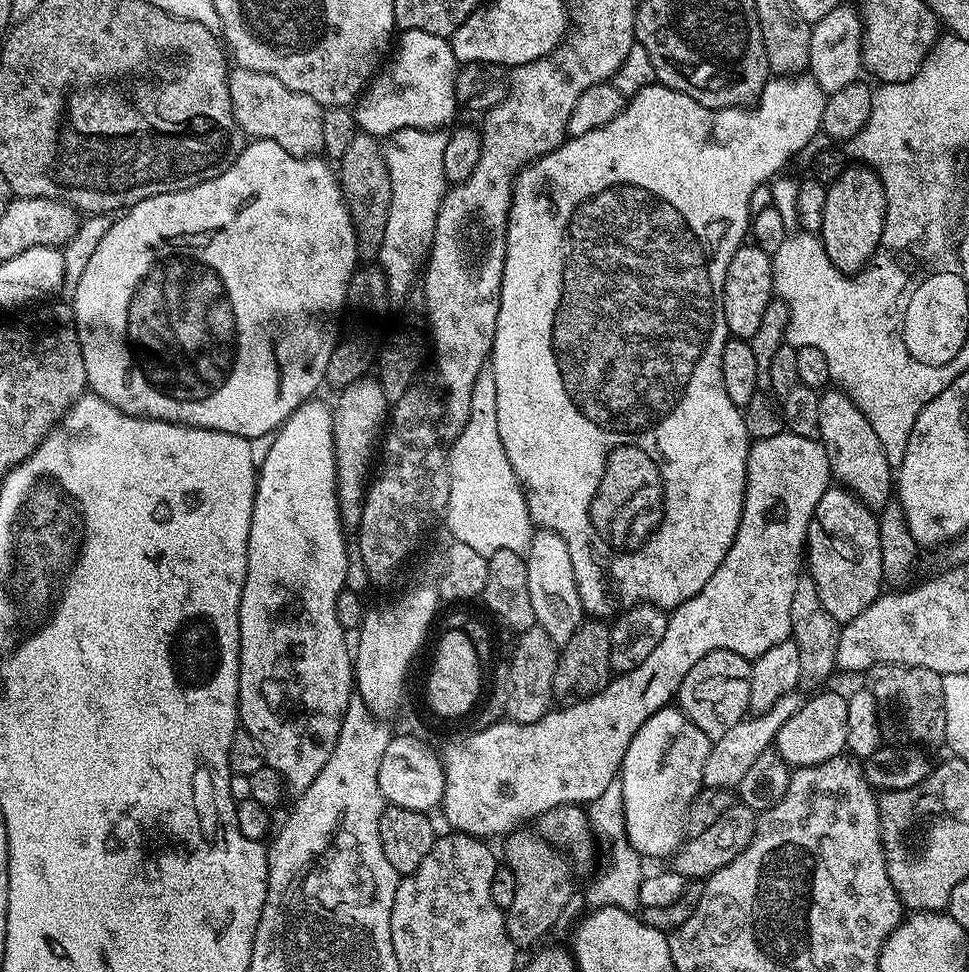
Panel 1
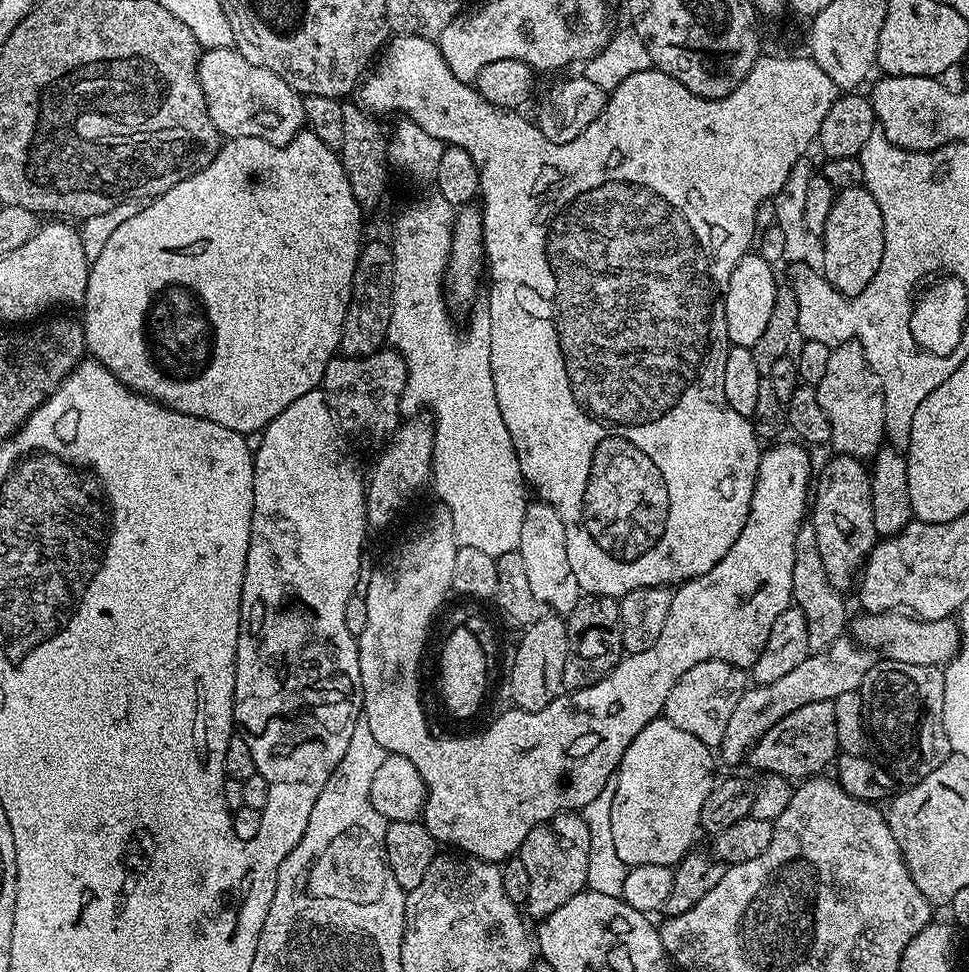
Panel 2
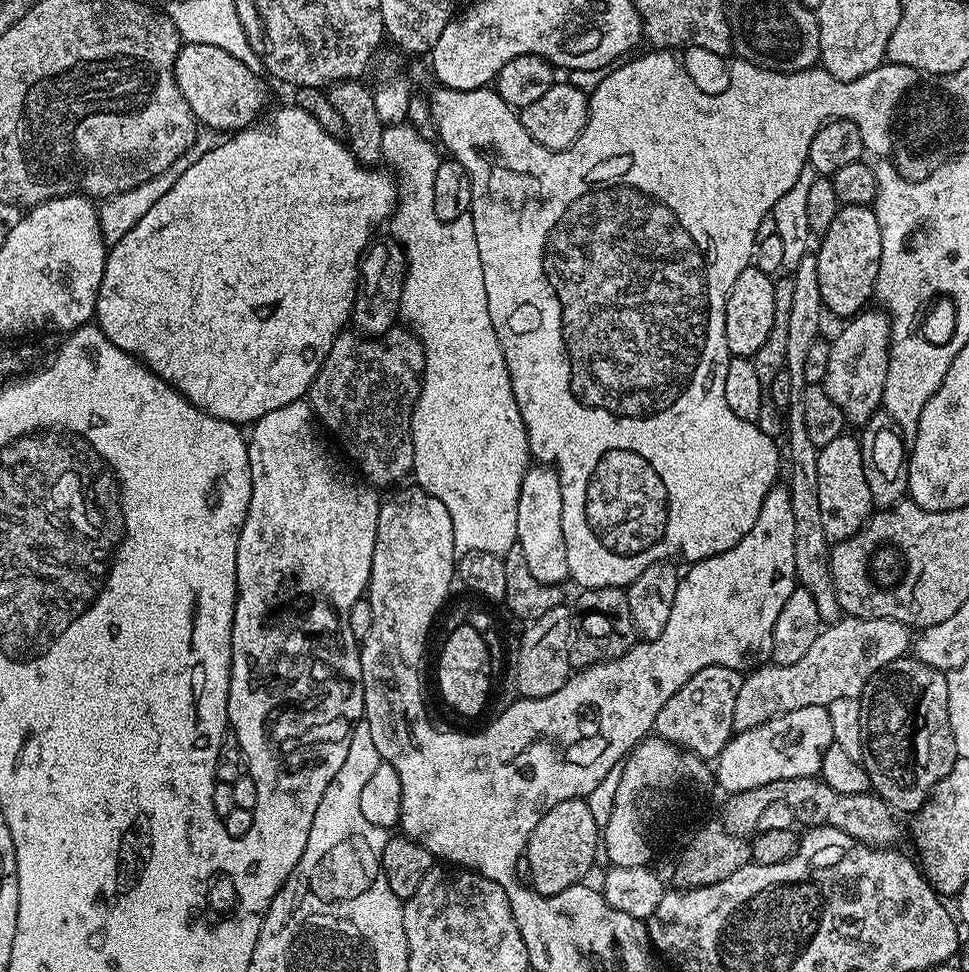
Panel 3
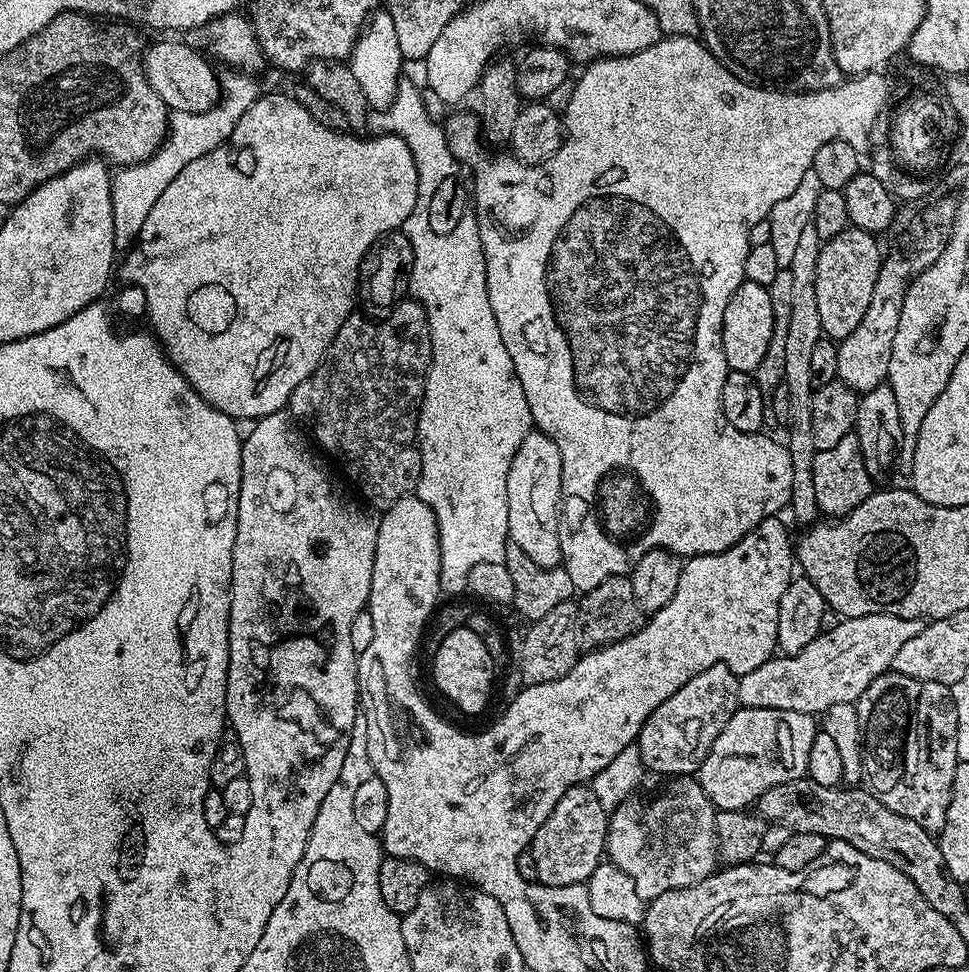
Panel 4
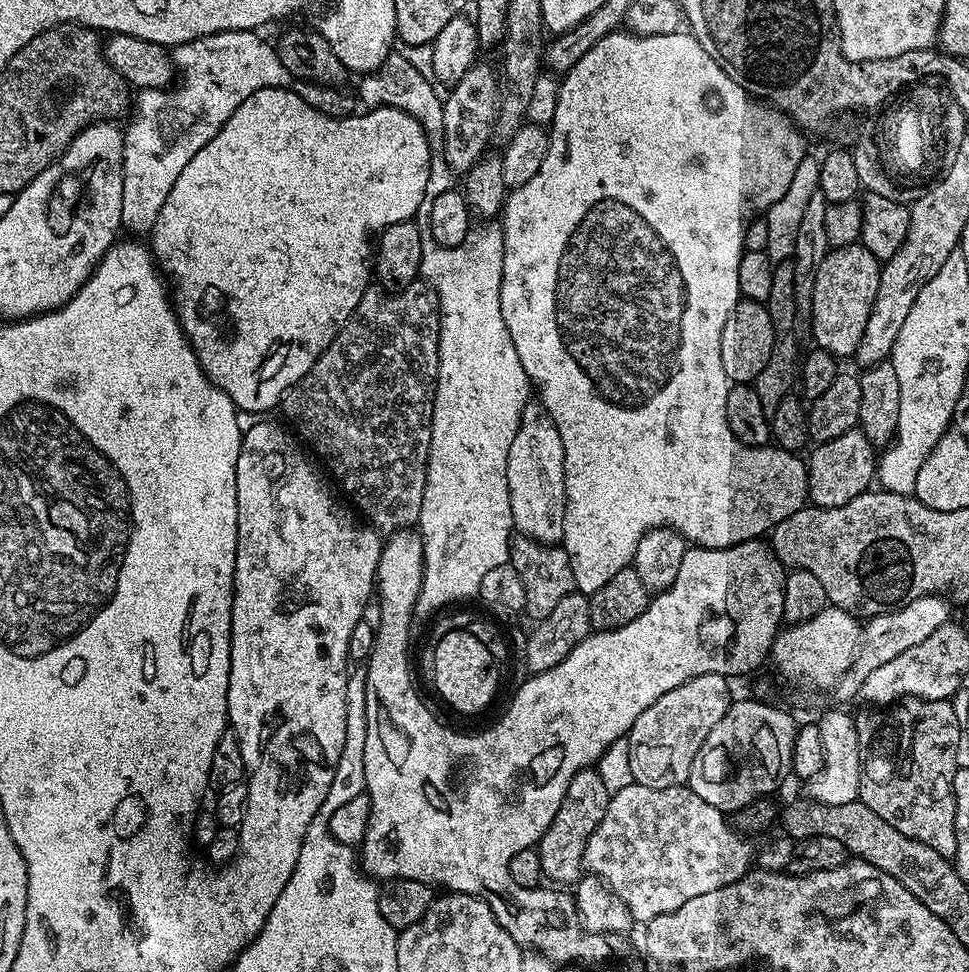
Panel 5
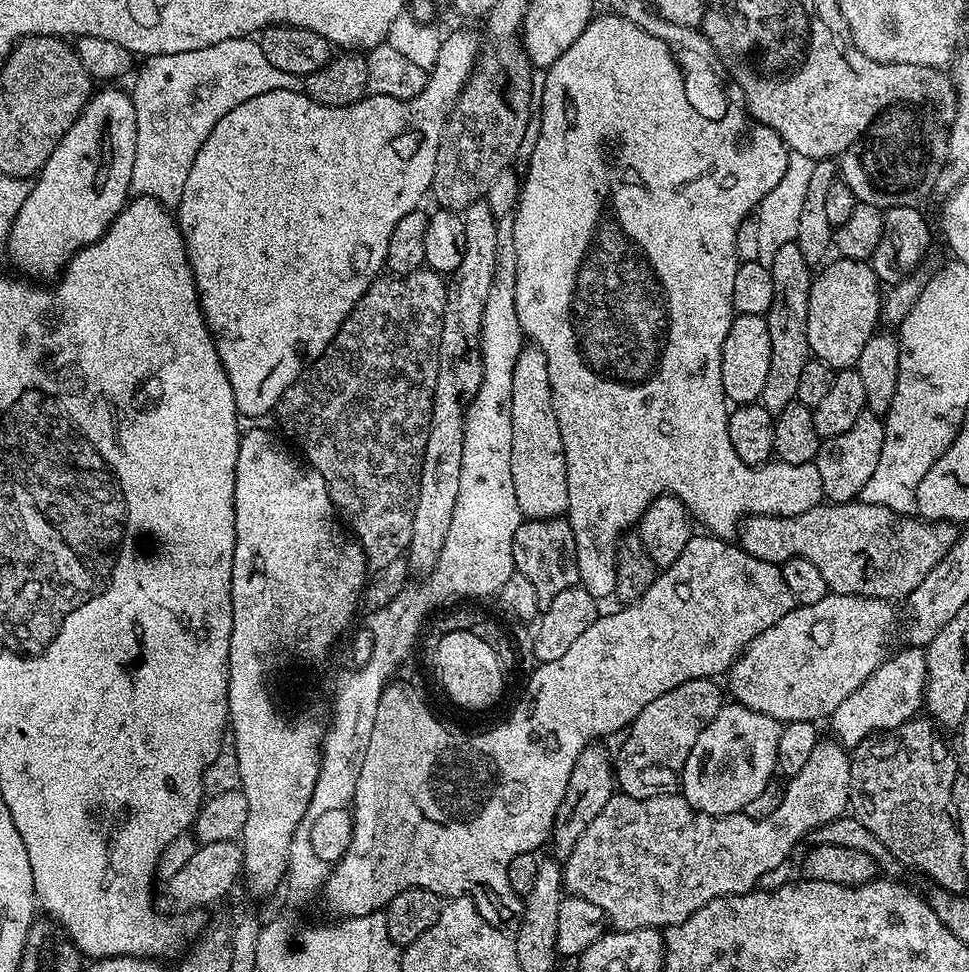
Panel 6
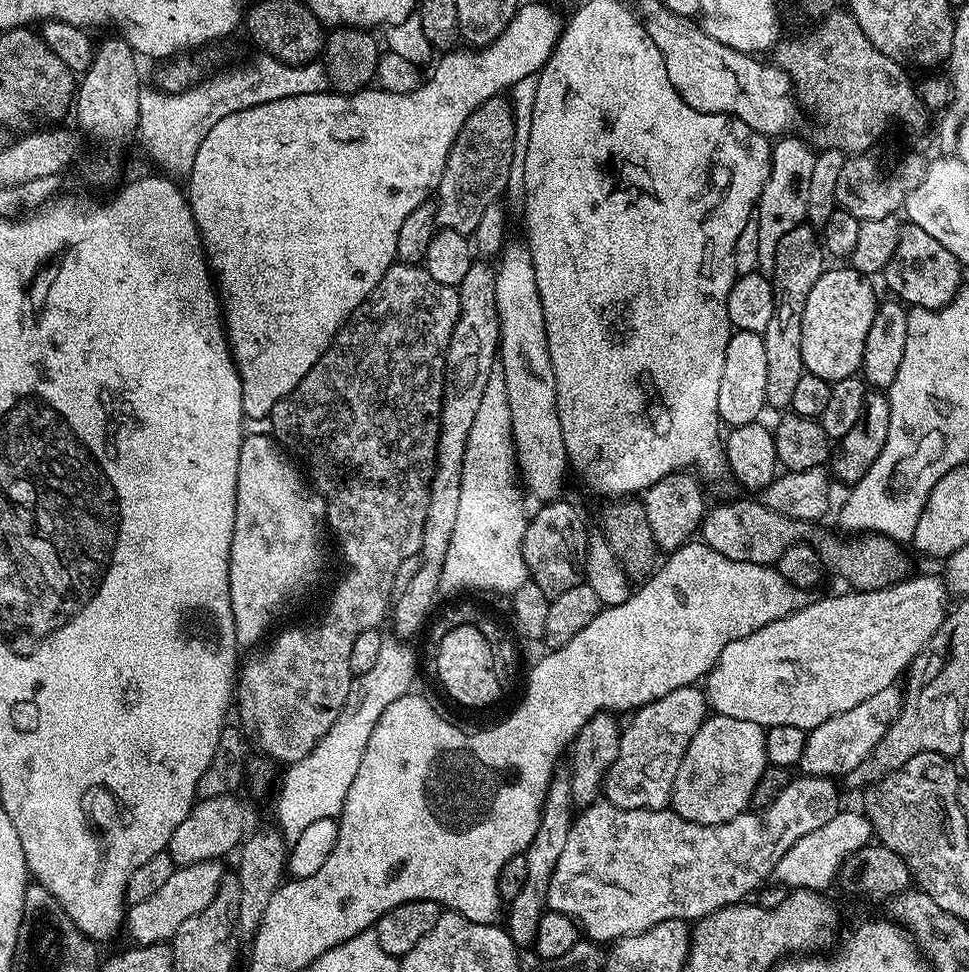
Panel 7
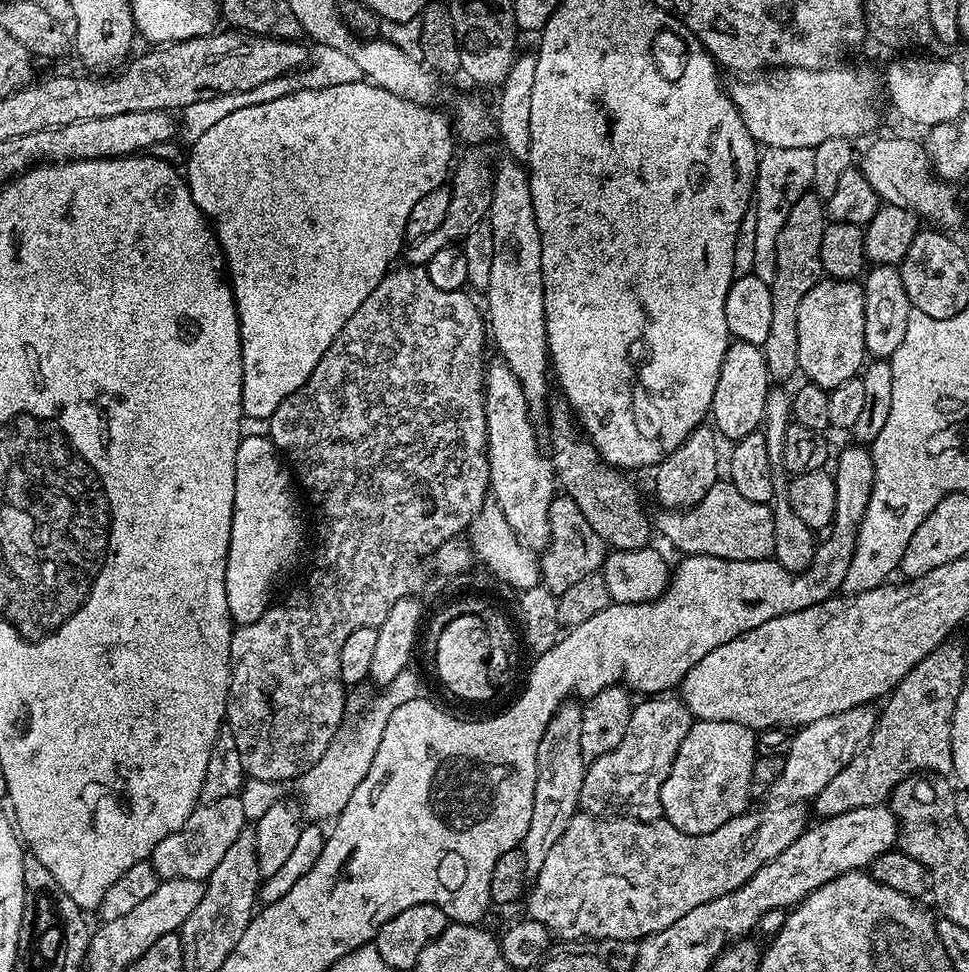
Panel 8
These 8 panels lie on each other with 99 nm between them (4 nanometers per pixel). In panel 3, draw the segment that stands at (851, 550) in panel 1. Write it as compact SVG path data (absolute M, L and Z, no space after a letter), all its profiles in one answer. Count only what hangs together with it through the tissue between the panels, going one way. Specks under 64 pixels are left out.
M845 434L826 442L818 450L818 503L822 510L822 526L829 541L845 540L858 530L874 511L870 498L870 486L866 486L866 474L862 470L860 441L855 435Z

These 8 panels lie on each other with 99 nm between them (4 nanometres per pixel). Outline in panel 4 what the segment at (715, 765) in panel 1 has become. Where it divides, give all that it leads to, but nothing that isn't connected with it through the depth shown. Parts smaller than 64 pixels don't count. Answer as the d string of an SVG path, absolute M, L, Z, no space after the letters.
M866 614L862 618L844 618L793 656L773 655L758 670L740 677L738 698L742 708L798 710L822 714L835 704L855 704L881 674L892 668L894 658L910 638L924 629L925 621L898 618L890 614Z

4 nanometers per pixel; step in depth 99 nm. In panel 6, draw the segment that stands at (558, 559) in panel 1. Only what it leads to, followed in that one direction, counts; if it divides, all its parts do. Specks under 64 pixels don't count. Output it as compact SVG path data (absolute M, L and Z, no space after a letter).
M525 346L518 354L518 362L514 362L514 390L510 414L510 475L514 478L514 494L518 497L521 517L530 520L554 520L563 517L568 511L566 454L562 446L562 430L558 430L558 414L554 414L546 354L542 354L540 348Z

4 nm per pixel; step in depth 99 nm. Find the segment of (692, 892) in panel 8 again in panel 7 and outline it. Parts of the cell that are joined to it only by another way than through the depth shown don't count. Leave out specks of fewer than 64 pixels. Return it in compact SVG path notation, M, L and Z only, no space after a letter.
M797 775L786 786L786 790L782 790L782 794L778 794L778 798L774 798L774 802L769 808L763 809L763 811L745 810L745 812L730 818L724 824L690 822L673 812L671 807L626 810L625 808L614 806L609 800L601 798L589 808L583 809L573 819L570 826L570 834L566 837L566 847L562 850L562 854L558 854L558 866L554 866L554 874L550 878L548 908L551 911L561 912L573 917L576 923L580 925L583 935L589 941L605 942L604 940L608 940L607 942L615 942L623 938L623 936L649 932L651 928L658 926L658 922L666 922L667 920L695 922L701 920L704 916L708 916L714 910L741 903L745 898L751 897L765 883L764 879L769 879L772 876L774 866L778 866L778 858L782 858L782 854L786 854L786 850L790 850L790 846L794 846L794 842L798 842L798 838L810 834L810 830L818 830L818 826L823 826L824 823L830 822L830 818L834 818L836 813L841 811L840 792L836 789L836 784L837 781L835 779L826 776Z

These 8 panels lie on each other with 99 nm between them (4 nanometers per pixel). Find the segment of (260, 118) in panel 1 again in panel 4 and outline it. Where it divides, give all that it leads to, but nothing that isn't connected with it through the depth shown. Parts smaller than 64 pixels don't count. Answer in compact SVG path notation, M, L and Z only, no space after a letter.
M160 40L143 49L142 63L146 78L172 112L205 112L220 99L220 76L208 65L209 57L201 52L195 52L190 45L179 44L176 40Z

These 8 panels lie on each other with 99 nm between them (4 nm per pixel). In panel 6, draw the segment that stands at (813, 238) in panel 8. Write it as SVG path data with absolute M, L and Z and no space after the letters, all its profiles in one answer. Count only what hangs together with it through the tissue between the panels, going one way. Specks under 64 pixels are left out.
M794 242L780 247L778 254L774 254L770 267L774 278L774 302L770 302L766 317L770 326L770 371L766 373L766 383L762 386L758 403L776 417L796 399L800 375L810 359L806 322L810 314L814 268L806 262L806 254L802 254Z

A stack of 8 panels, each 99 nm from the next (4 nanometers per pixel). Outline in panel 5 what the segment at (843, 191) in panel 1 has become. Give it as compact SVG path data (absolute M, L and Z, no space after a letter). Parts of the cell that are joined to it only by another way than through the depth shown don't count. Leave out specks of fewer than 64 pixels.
M857 242L845 248L833 248L827 258L818 266L818 278L812 287L812 336L815 347L826 350L837 358L855 357L858 350L858 342L862 342L862 330L866 330L866 321L870 319L870 310L878 298L878 282L880 281L881 261L870 254L863 244Z

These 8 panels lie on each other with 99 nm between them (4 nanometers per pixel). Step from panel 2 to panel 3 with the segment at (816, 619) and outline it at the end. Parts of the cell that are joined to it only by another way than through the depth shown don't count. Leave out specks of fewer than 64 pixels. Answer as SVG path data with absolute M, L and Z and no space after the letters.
M809 254L798 262L791 273L794 282L794 299L790 305L790 327L786 341L786 358L783 367L790 374L792 383L792 401L786 410L786 460L792 465L786 468L786 487L790 494L790 506L794 509L794 566L799 587L810 590L814 594L814 602L818 605L818 614L825 625L834 624L841 619L840 603L832 581L830 566L830 541L822 526L822 510L818 503L818 449L810 442L810 434L806 434L806 418L802 414L802 398L804 397L804 371L806 370L806 350L821 339L820 323L826 317L826 309L822 302L822 290L818 290L818 262L815 255Z

